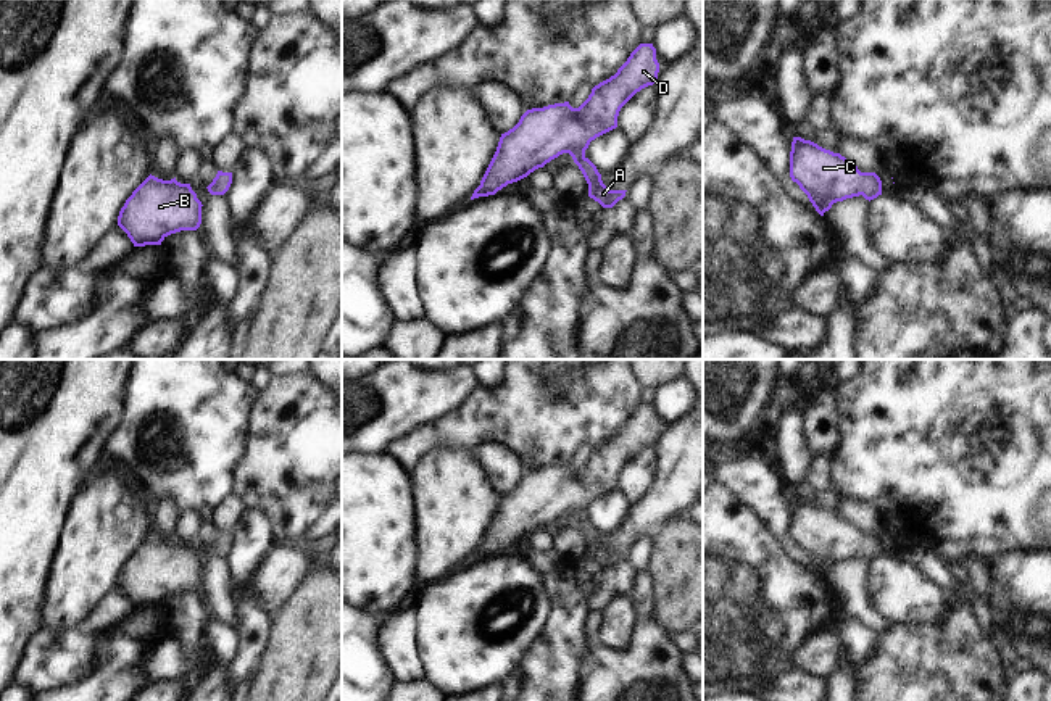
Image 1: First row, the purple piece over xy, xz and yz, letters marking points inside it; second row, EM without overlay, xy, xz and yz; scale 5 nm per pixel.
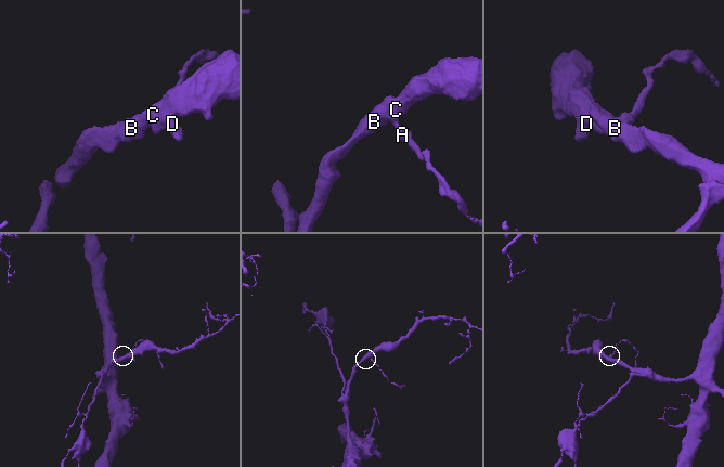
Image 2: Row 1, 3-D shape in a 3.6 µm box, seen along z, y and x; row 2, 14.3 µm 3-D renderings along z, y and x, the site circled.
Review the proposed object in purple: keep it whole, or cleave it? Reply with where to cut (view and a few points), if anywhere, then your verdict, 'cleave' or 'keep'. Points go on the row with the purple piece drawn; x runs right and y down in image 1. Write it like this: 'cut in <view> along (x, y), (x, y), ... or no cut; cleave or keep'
no cut; keep

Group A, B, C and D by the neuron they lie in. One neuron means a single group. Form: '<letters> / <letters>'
A B C D

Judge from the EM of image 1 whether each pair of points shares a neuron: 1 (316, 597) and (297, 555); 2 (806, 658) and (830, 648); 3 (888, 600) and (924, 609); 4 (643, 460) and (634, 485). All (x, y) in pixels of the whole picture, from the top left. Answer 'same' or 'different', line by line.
1: different
2: same
3: same
4: same

